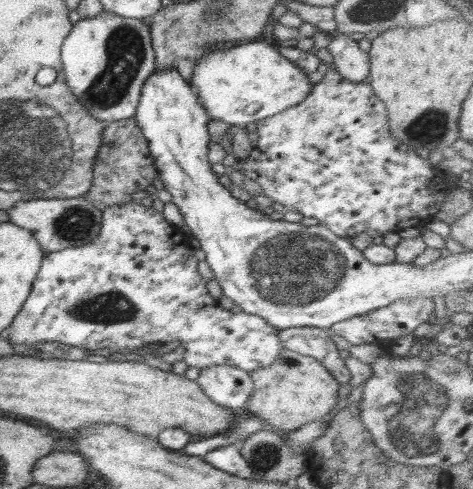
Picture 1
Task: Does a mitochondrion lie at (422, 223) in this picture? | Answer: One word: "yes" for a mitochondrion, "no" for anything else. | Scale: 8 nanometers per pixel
no

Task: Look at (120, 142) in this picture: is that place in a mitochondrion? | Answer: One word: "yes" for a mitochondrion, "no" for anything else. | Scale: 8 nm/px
yes

